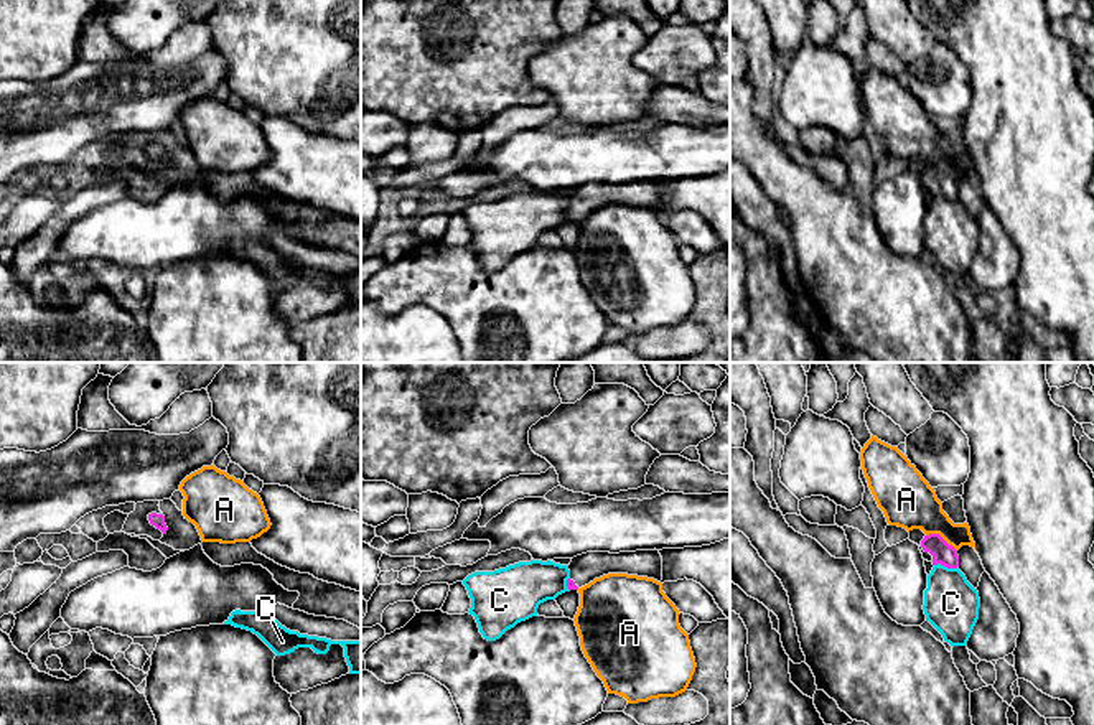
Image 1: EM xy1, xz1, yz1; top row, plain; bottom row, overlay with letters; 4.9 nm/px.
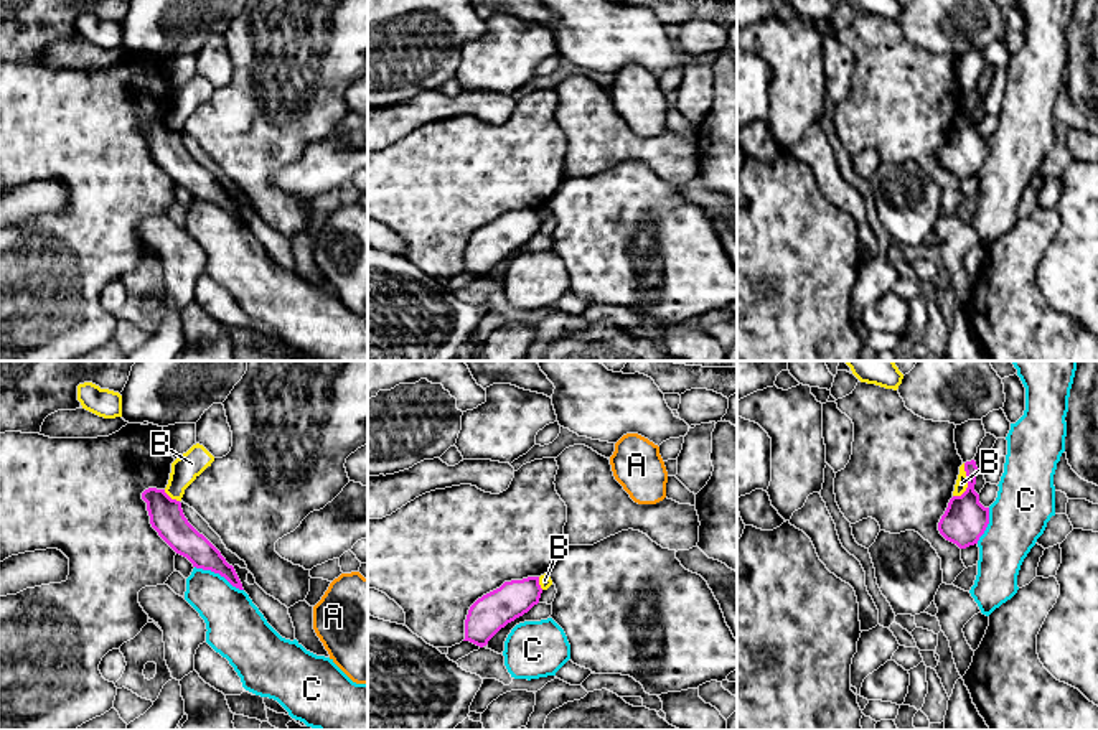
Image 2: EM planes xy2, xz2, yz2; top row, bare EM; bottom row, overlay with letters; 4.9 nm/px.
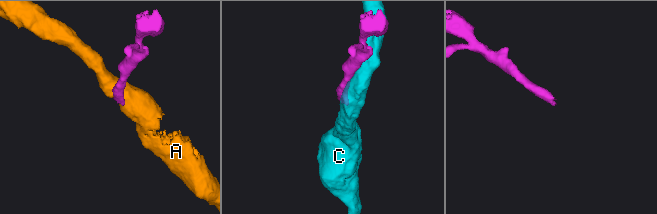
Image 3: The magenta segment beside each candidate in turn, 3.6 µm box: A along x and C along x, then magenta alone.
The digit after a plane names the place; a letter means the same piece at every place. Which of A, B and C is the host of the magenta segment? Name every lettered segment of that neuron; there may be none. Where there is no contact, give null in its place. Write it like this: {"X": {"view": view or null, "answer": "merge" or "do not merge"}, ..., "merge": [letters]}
{"A": {"view": "yz1", "answer": "do not merge"}, "B": {"view": "yz2", "answer": "do not merge"}, "C": {"view": "xy2", "answer": "do not merge"}, "merge": []}

